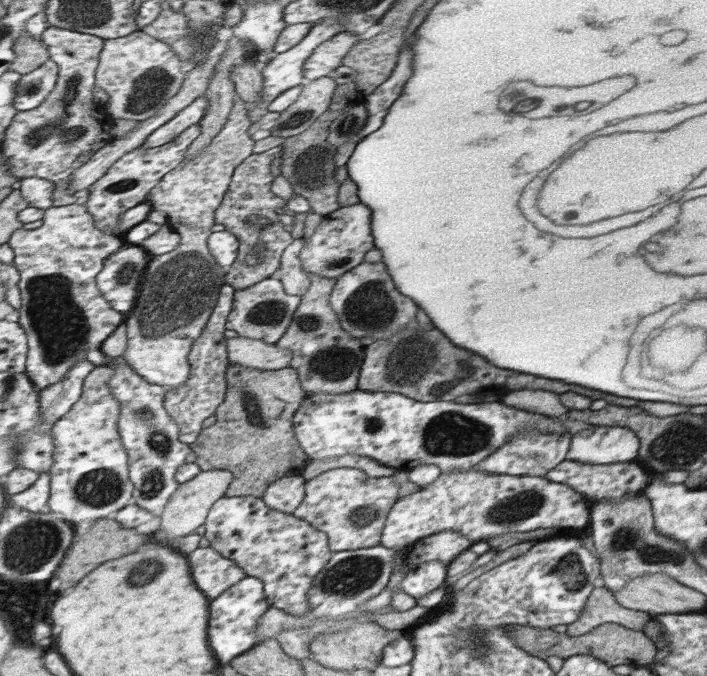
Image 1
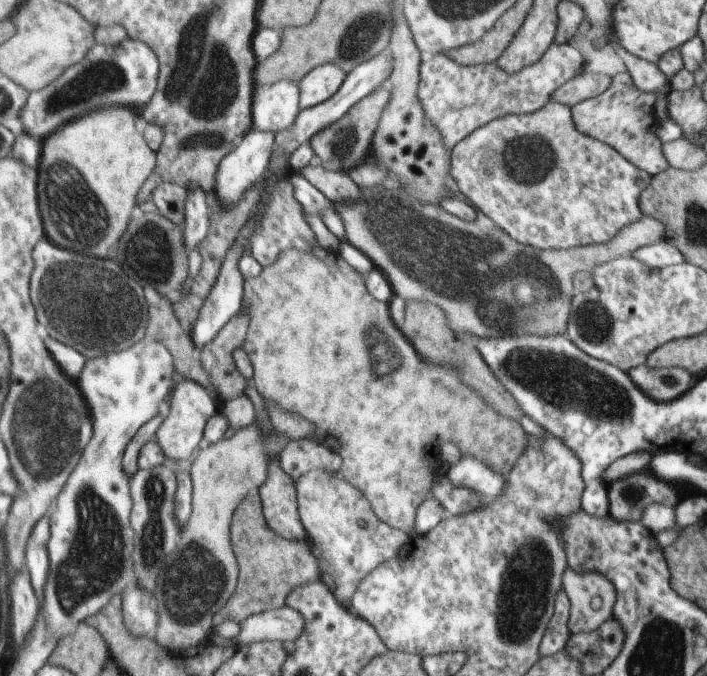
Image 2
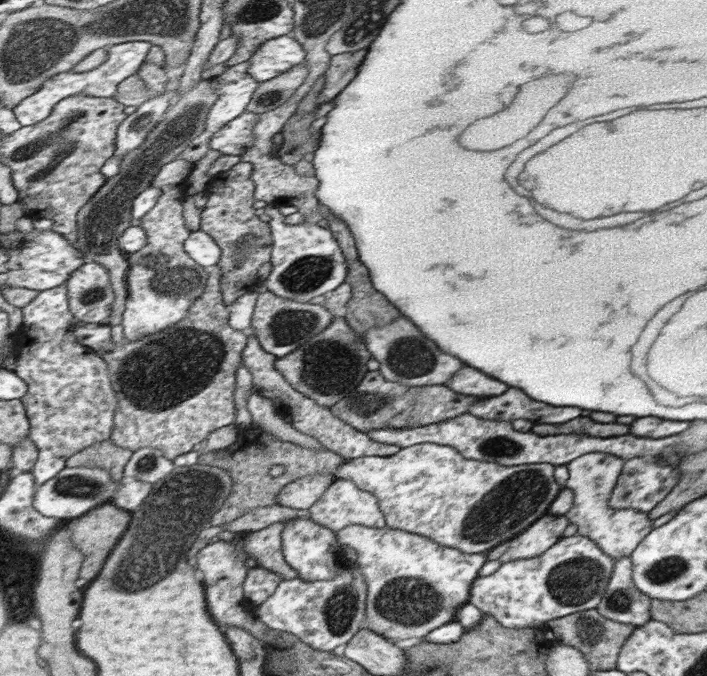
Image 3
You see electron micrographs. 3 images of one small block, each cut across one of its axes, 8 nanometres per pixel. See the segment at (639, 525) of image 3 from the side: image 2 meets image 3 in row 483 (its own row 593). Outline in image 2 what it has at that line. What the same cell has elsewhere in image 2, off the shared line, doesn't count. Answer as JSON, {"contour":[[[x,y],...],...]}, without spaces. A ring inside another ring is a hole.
{"contour":[[[567,568],[563,572],[563,580],[561,580],[561,588],[565,590],[571,608],[569,608],[569,620],[567,620],[567,628],[569,634],[585,634],[585,632],[595,632],[605,620],[609,620],[613,616],[613,608],[615,608],[615,600],[617,600],[617,590],[611,582],[603,580],[601,574],[597,572],[573,572],[573,568]]]}

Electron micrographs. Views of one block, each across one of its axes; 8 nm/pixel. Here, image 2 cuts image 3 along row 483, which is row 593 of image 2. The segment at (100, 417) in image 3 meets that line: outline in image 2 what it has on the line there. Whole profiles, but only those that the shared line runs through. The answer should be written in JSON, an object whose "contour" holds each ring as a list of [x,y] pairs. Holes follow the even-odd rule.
{"contour":[[[45,516],[35,530],[35,536],[29,546],[27,554],[27,564],[29,564],[29,576],[35,586],[35,592],[41,600],[41,604],[47,604],[47,588],[49,588],[49,578],[51,578],[51,552],[49,552],[49,542],[51,542],[53,530],[49,526],[49,516]]]}

